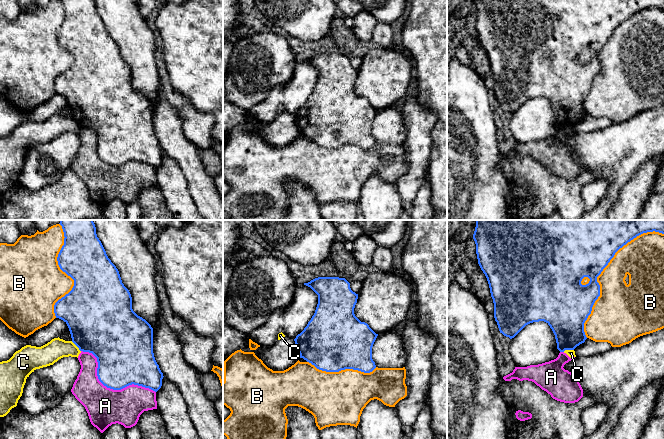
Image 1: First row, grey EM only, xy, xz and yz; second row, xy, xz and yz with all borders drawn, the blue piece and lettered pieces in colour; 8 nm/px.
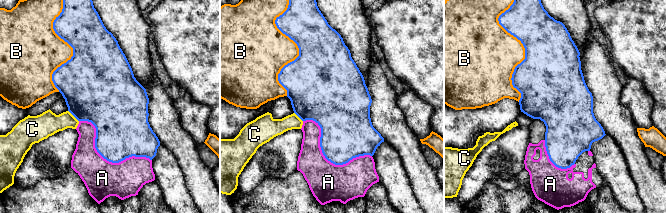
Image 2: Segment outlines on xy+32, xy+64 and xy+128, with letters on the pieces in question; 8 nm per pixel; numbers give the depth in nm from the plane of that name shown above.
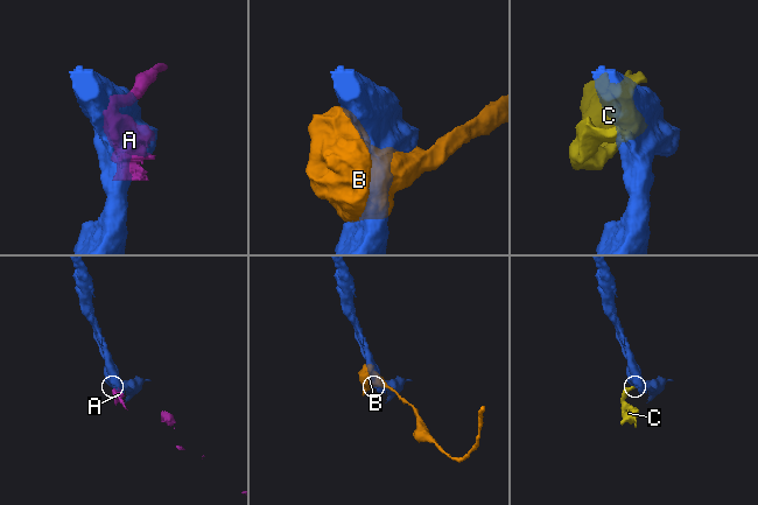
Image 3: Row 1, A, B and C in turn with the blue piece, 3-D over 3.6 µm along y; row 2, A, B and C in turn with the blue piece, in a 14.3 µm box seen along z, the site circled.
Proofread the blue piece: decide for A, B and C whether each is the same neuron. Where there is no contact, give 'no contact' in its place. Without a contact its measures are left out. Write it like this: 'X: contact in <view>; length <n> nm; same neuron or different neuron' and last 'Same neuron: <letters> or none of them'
A: contact in xy; length 700 nm; different neuron
B: contact in yz; length 1050 nm; different neuron
C: contact in xy; length 120 nm; different neuron
Same neuron: none of them

